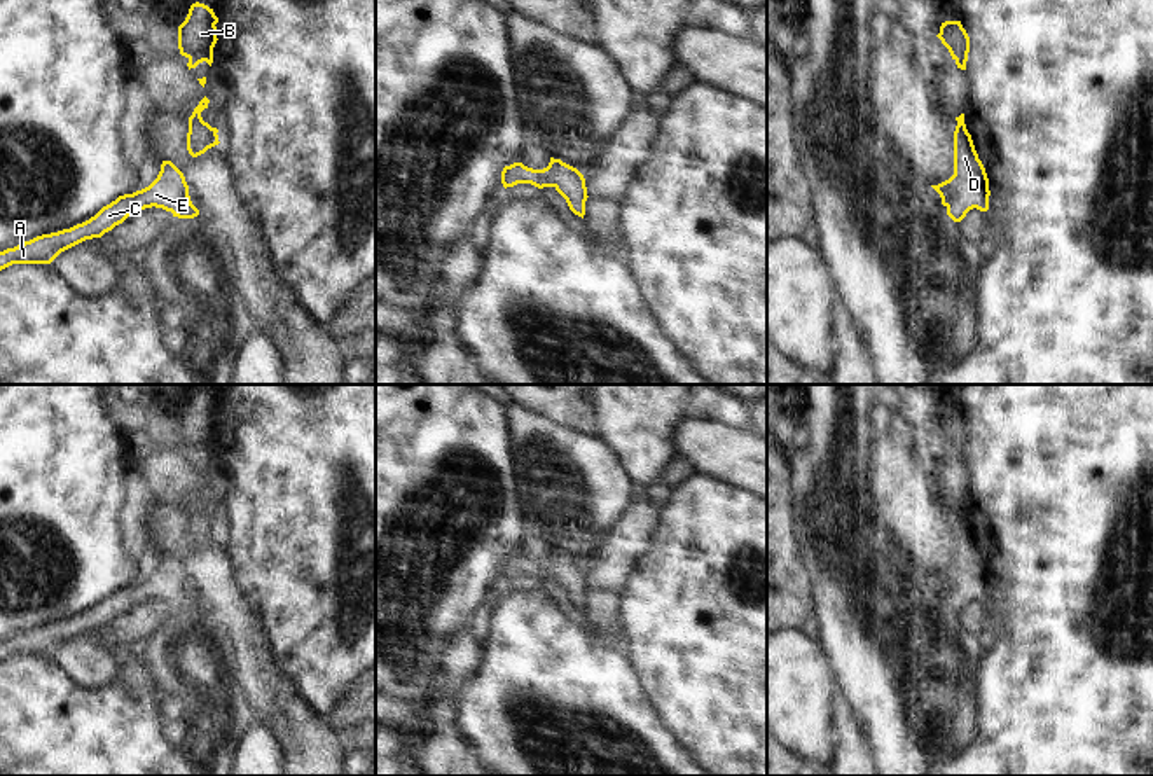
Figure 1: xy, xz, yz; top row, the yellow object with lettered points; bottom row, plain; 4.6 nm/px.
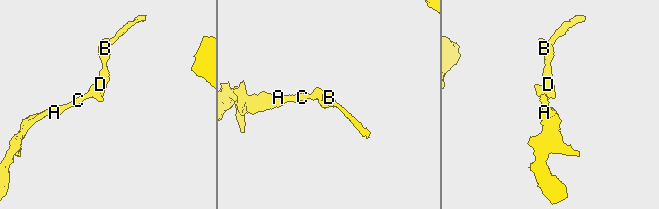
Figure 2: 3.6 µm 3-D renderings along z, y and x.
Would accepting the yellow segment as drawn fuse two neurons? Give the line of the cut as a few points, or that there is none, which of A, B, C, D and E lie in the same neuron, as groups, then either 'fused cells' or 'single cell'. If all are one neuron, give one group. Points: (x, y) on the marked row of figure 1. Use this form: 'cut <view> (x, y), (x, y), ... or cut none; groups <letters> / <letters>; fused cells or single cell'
cut none; groups A B C D E; single cell

